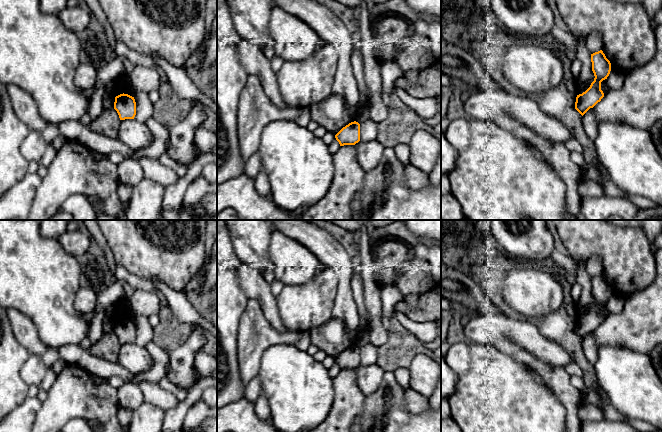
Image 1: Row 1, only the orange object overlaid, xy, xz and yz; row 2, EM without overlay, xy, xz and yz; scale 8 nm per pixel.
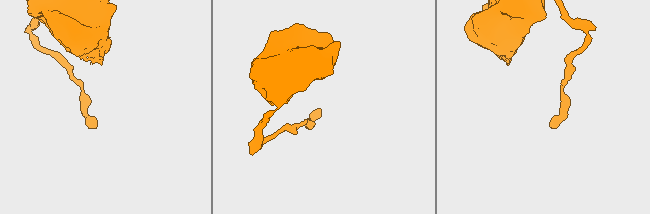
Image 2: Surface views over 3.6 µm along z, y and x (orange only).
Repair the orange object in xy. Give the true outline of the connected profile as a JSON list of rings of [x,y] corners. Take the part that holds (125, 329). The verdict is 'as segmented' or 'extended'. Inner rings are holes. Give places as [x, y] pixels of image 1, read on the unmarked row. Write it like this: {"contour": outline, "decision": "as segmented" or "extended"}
{"contour": [[[120,318],[115,321],[114,333],[120,344],[134,343],[136,339],[136,326],[134,321],[128,318]]], "decision": "as segmented"}

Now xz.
{"contour": [[[356,345],[343,351],[336,359],[340,370],[355,369],[360,365],[360,348]]], "decision": "as segmented"}

